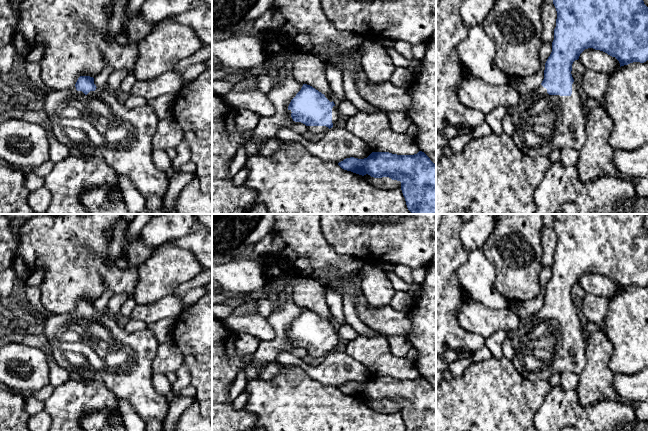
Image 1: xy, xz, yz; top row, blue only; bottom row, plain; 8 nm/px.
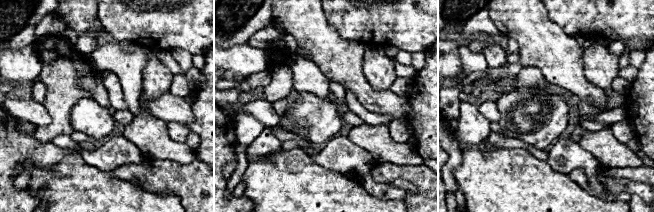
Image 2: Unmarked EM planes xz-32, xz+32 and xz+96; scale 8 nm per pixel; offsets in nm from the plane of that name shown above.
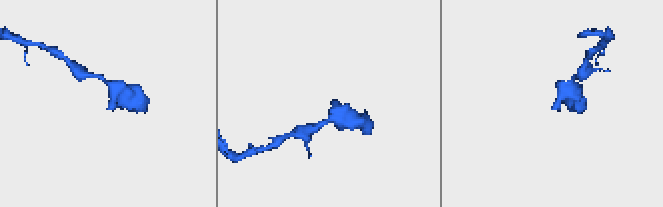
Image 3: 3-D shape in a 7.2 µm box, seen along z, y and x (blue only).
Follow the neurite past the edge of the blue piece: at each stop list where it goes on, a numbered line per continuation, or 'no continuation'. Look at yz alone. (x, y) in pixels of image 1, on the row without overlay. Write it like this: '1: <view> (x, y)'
1: yz (542, 347)

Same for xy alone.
1: xy (97, 348)

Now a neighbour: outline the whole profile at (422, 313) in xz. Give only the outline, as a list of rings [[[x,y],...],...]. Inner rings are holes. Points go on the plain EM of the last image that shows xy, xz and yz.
[[[436,256],[427,265],[425,279],[420,285],[420,294],[413,299],[407,314],[412,323],[412,335],[408,338],[412,347],[419,351],[415,366],[424,377],[436,378]]]

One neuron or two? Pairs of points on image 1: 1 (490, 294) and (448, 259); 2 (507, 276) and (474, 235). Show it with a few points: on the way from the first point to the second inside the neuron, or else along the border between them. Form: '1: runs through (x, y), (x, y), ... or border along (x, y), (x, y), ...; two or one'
1: border along (469, 254), (456, 272), (456, 279), (465, 290); two
2: border along (495, 225), (481, 248); two

